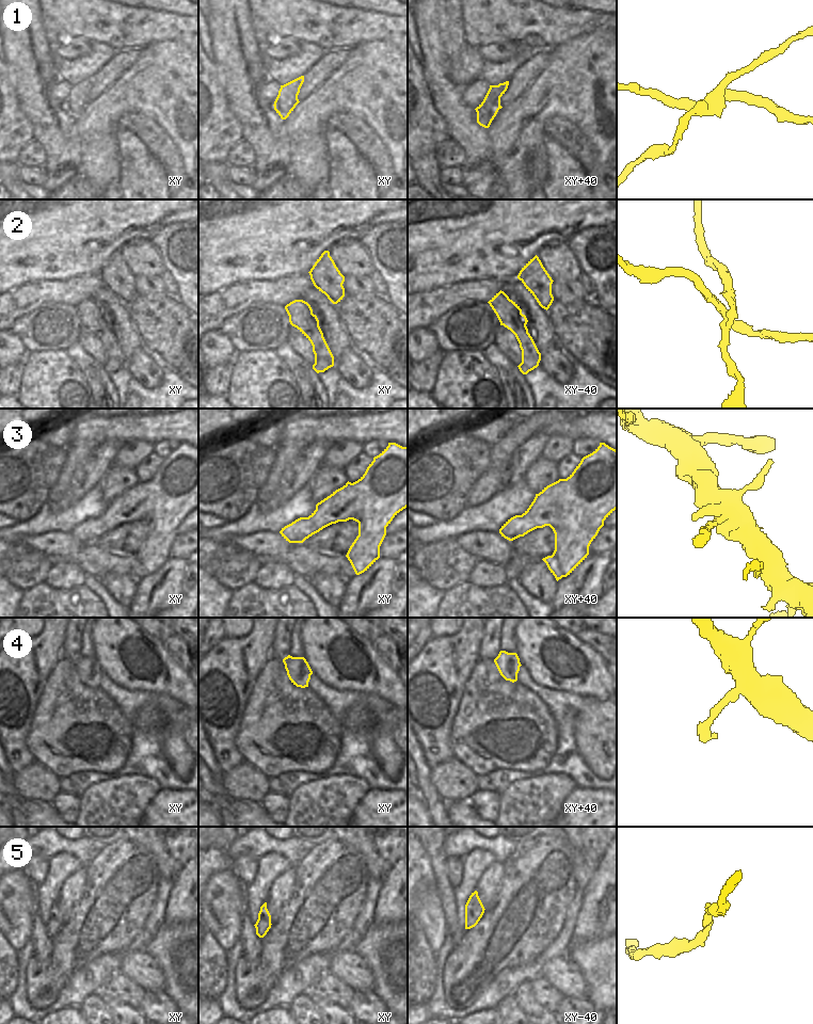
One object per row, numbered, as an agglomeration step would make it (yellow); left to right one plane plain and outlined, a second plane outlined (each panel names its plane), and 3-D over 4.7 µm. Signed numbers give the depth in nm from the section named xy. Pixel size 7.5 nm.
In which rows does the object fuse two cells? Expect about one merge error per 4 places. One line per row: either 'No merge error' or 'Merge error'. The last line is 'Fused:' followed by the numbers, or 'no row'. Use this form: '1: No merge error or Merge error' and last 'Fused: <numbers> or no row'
1: Merge error
2: Merge error
3: No merge error
4: No merge error
5: No merge error
Fused: 1, 2

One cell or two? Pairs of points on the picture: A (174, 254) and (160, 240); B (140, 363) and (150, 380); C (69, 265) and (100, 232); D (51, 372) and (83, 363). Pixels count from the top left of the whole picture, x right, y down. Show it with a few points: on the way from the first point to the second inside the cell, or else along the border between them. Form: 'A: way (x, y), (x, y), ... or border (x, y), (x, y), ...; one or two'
A: way (171, 251), (163, 243); one
B: way (142, 367), (149, 376); one
C: way (69, 254), (90, 234); one
D: border (64, 351), (77, 365), (89, 387); two

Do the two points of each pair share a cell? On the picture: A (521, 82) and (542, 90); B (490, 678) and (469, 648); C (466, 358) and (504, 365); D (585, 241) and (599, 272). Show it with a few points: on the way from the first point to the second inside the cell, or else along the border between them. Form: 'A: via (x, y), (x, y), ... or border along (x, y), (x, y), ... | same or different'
A: border along (547, 67), (511, 101) | different
B: border along (479, 659), (466, 683) | different
C: border along (482, 351), (487, 361), (495, 369), (501, 385) | different
D: via (584, 250), (585, 258), (590, 266) | same

